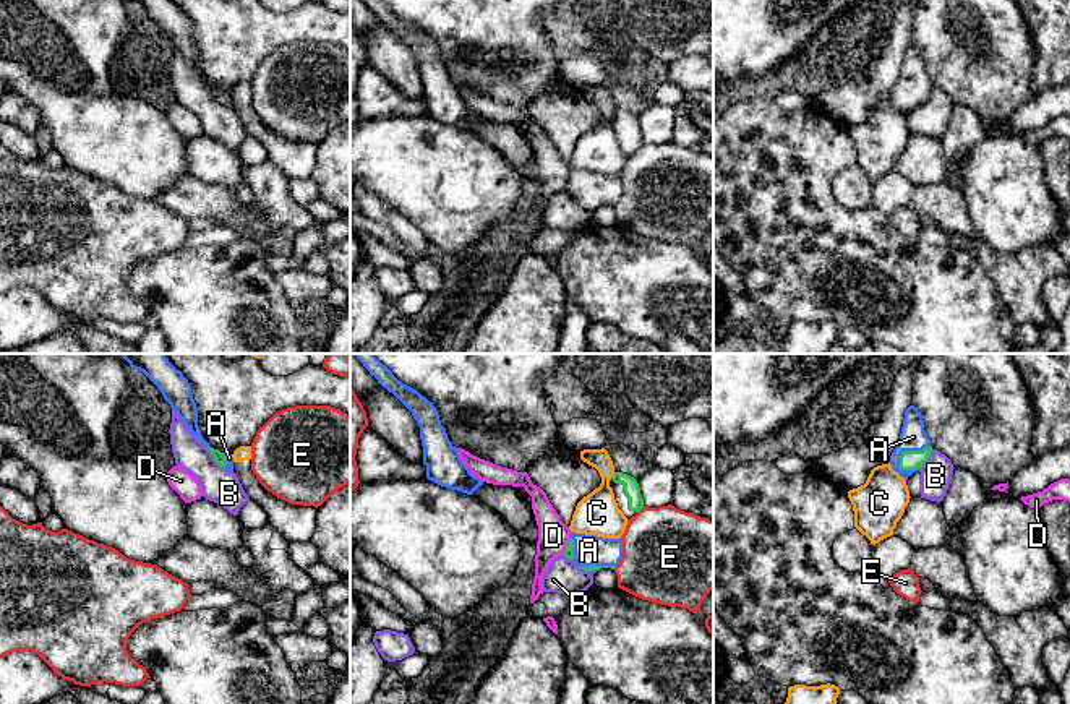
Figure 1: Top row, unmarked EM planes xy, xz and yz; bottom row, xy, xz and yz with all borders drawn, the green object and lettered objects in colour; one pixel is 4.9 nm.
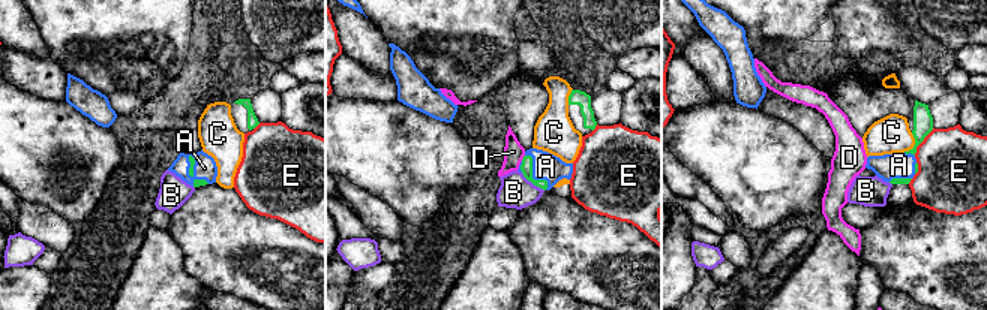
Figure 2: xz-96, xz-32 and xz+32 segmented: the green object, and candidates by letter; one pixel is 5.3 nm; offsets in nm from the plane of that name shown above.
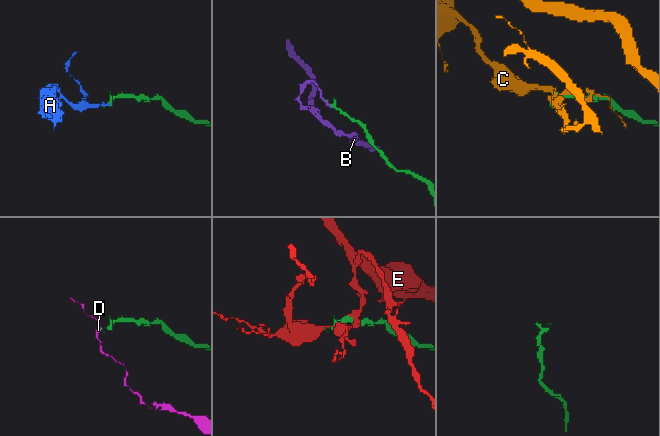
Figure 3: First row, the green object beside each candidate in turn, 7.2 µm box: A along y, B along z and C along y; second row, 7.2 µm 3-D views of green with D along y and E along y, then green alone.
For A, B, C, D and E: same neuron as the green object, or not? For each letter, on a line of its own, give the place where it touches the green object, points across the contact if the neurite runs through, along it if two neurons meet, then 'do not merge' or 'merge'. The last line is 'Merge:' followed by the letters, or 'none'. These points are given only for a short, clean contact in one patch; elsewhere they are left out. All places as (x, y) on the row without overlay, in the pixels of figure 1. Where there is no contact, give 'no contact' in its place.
A: contact yz (908, 88); way yz (910, 96), (908, 88), (913, 73); merge
B: contact xy (214, 94); border xy (206, 85), (224, 104); do not merge
C: contact xz (613, 112); do not merge
D: contact xz (566, 184); border xz (571, 176), (563, 190); do not merge
E: contact xz (641, 145); do not merge
Merge: A

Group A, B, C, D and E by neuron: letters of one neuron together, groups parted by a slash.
A / B / C / D / E

